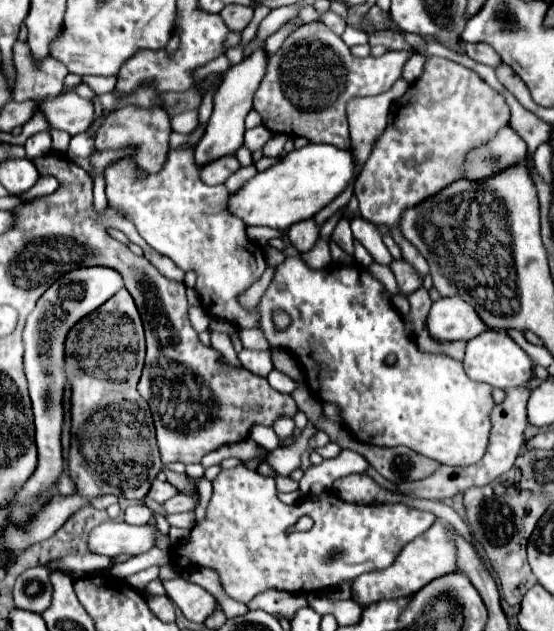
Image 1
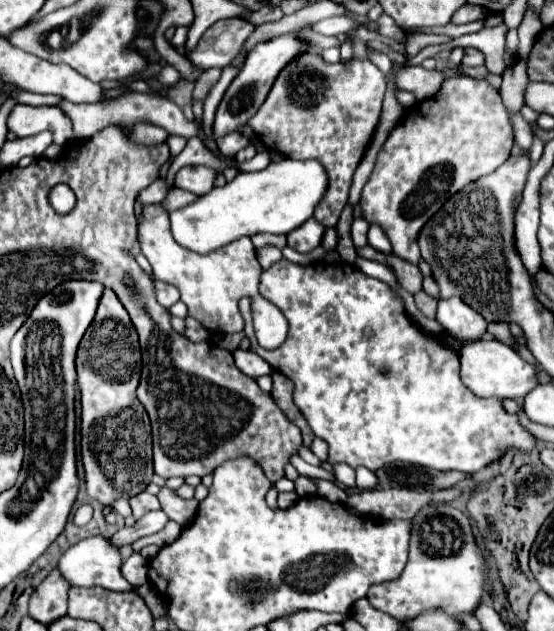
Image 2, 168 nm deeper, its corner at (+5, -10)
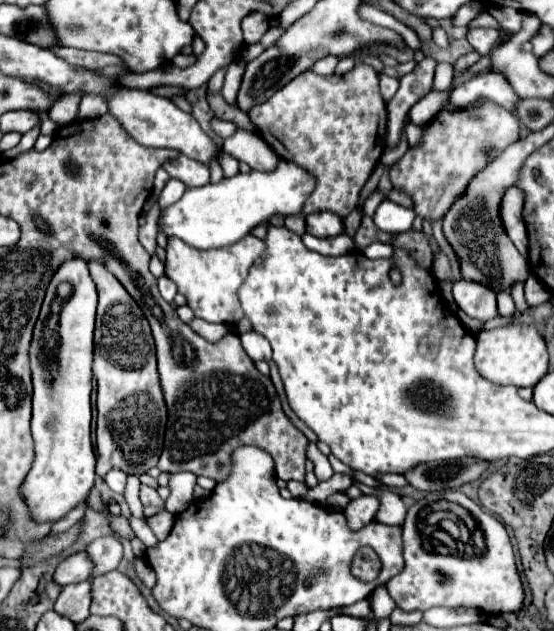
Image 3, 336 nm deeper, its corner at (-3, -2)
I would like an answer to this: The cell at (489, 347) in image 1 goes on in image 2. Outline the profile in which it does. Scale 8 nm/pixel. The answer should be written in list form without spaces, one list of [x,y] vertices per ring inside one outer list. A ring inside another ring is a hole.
[[[477,340],[477,342],[465,344],[459,354],[459,360],[461,360],[461,380],[477,396],[521,400],[529,390],[537,386],[533,366],[527,364],[513,348],[509,348],[499,340]]]

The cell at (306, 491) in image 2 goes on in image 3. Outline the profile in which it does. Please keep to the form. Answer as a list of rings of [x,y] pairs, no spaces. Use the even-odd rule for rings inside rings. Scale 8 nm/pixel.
[[[309,442],[309,446],[307,446],[307,458],[315,464],[315,476],[317,476],[321,482],[323,482],[323,480],[329,480],[329,476],[333,476],[333,468],[331,468],[327,456],[323,456],[313,442]]]

